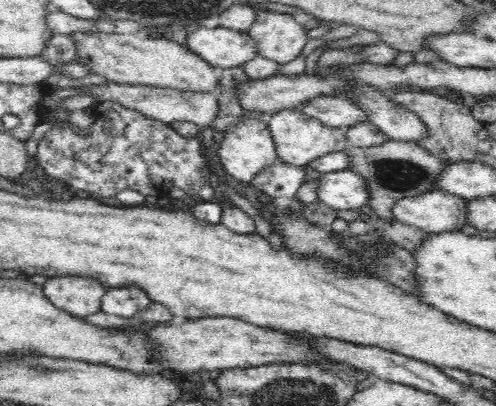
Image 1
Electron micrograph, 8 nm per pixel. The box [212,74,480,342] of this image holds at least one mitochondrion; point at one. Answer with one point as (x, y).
(394, 174)

